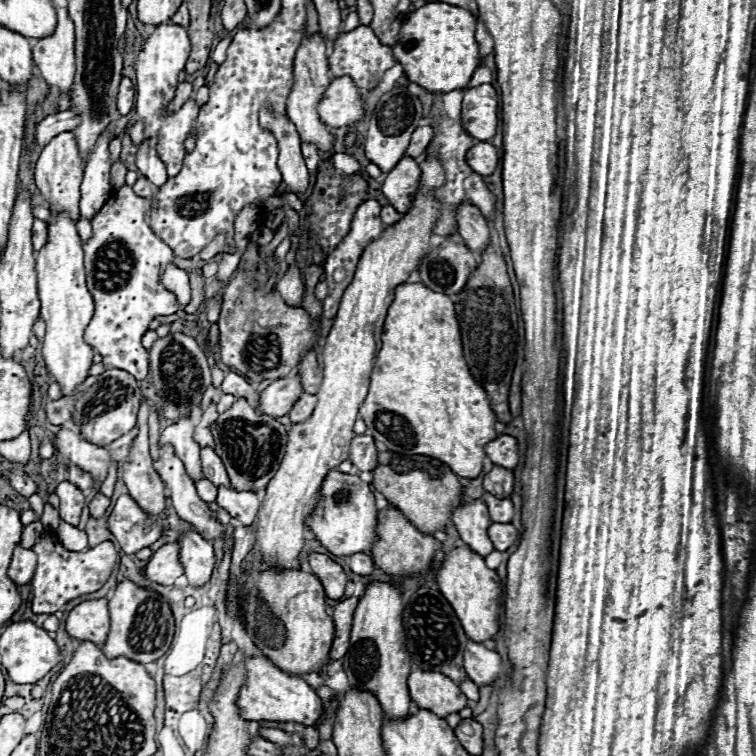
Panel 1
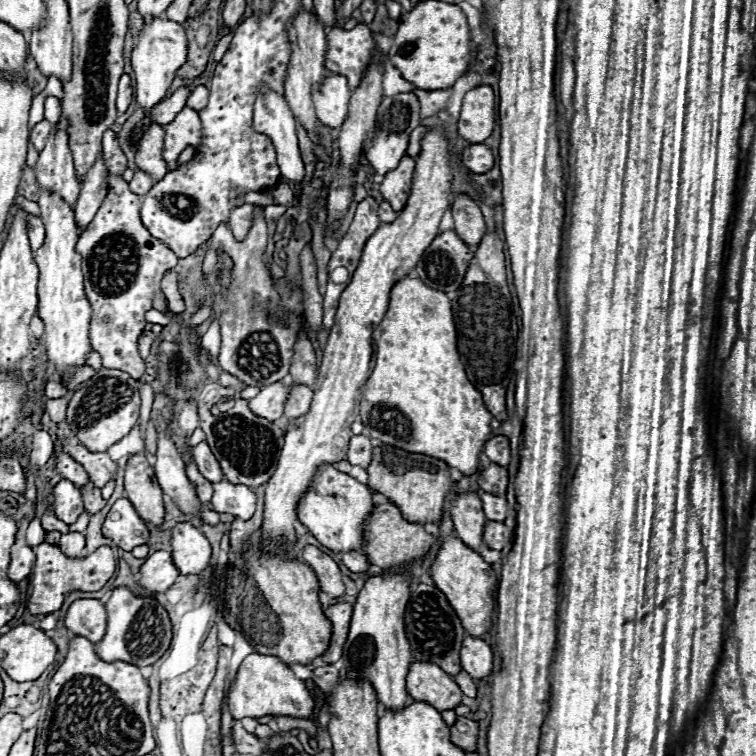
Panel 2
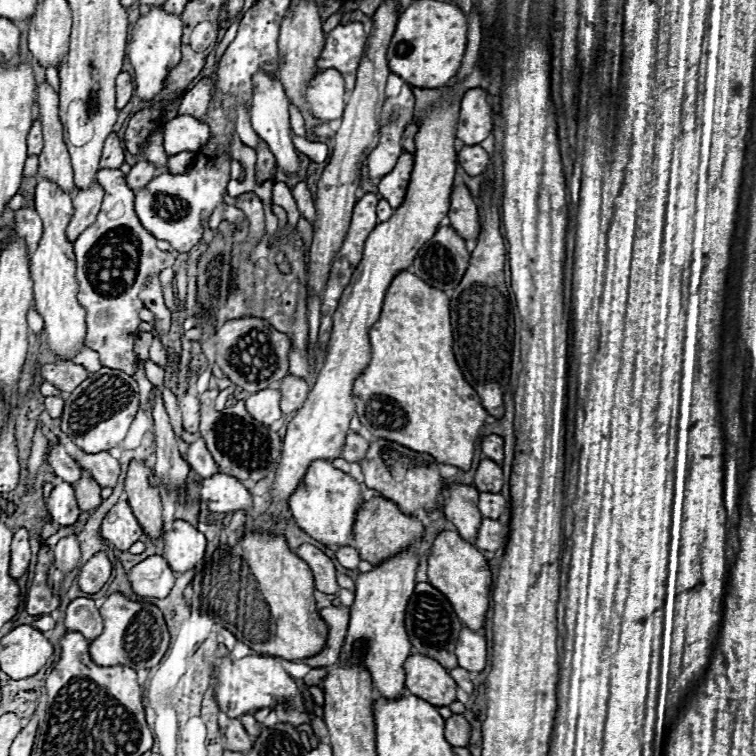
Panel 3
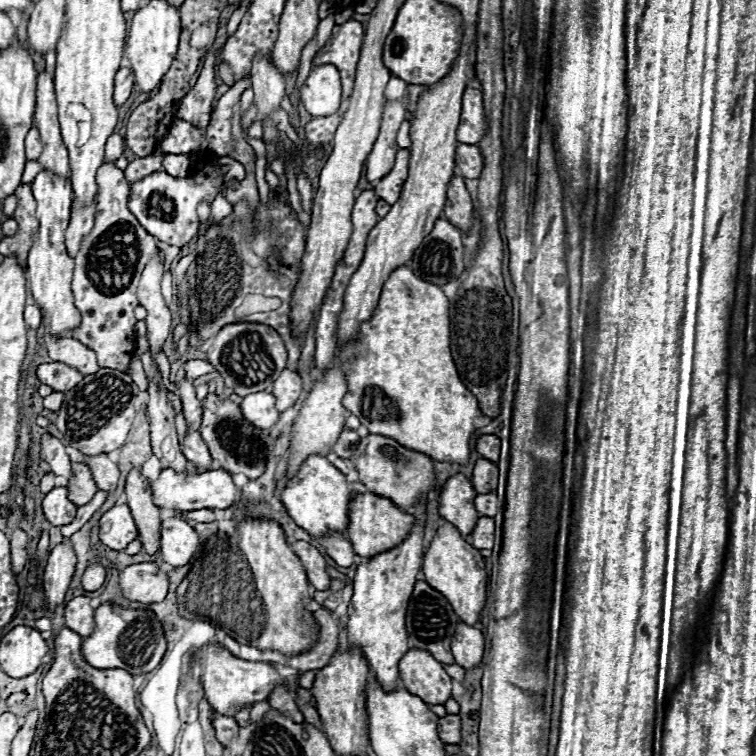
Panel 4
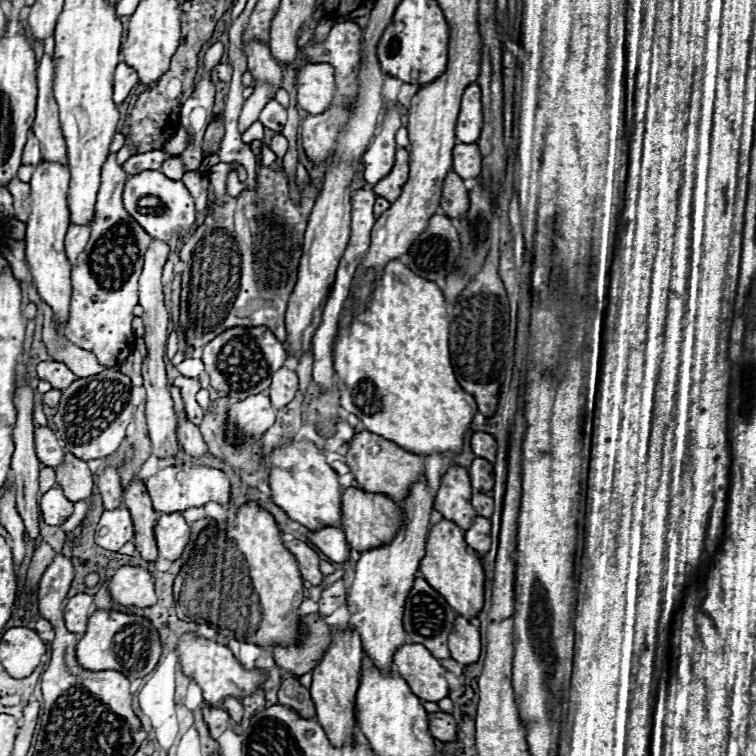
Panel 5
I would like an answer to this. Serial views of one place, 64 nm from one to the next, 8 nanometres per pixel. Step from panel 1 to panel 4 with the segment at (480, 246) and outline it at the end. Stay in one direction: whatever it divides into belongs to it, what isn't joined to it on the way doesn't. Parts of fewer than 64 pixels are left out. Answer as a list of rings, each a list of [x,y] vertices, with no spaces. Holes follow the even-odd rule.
[[[454,176],[448,186],[448,200],[444,216],[462,232],[468,232],[474,222],[474,202],[464,186],[464,178]]]

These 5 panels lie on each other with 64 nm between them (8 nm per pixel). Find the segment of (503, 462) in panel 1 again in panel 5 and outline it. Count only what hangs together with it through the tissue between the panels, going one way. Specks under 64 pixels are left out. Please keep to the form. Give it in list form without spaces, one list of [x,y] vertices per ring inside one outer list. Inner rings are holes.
[[[474,432],[474,436],[472,436],[472,450],[474,450],[474,454],[478,458],[484,458],[488,462],[494,462],[496,460],[498,444],[496,444],[496,440],[490,434]]]

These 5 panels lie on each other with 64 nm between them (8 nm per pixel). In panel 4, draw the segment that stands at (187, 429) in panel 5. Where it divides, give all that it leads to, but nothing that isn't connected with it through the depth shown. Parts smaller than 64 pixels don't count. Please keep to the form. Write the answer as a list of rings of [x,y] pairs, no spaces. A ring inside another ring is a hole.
[[[188,432],[188,436],[184,438],[184,456],[188,462],[192,462],[192,466],[198,472],[208,472],[212,470],[212,458],[208,452],[208,446],[204,444],[204,440],[200,438],[198,432]]]

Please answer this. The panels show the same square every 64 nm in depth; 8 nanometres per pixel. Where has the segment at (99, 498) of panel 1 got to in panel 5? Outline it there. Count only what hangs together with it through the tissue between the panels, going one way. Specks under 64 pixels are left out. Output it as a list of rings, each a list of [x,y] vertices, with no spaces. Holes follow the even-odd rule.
[[[74,454],[64,456],[64,464],[60,470],[56,470],[56,480],[60,488],[64,490],[66,498],[72,502],[82,502],[92,494],[94,480],[92,472],[88,470],[88,464]]]

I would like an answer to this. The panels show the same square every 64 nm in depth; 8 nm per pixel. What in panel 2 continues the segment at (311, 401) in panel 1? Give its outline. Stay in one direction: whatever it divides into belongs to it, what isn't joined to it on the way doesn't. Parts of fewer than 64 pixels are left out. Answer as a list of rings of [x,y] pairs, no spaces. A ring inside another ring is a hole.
[[[294,384],[292,392],[288,396],[288,402],[286,402],[284,416],[288,416],[290,420],[292,418],[300,418],[310,410],[310,404],[312,404],[312,390],[308,386]]]

